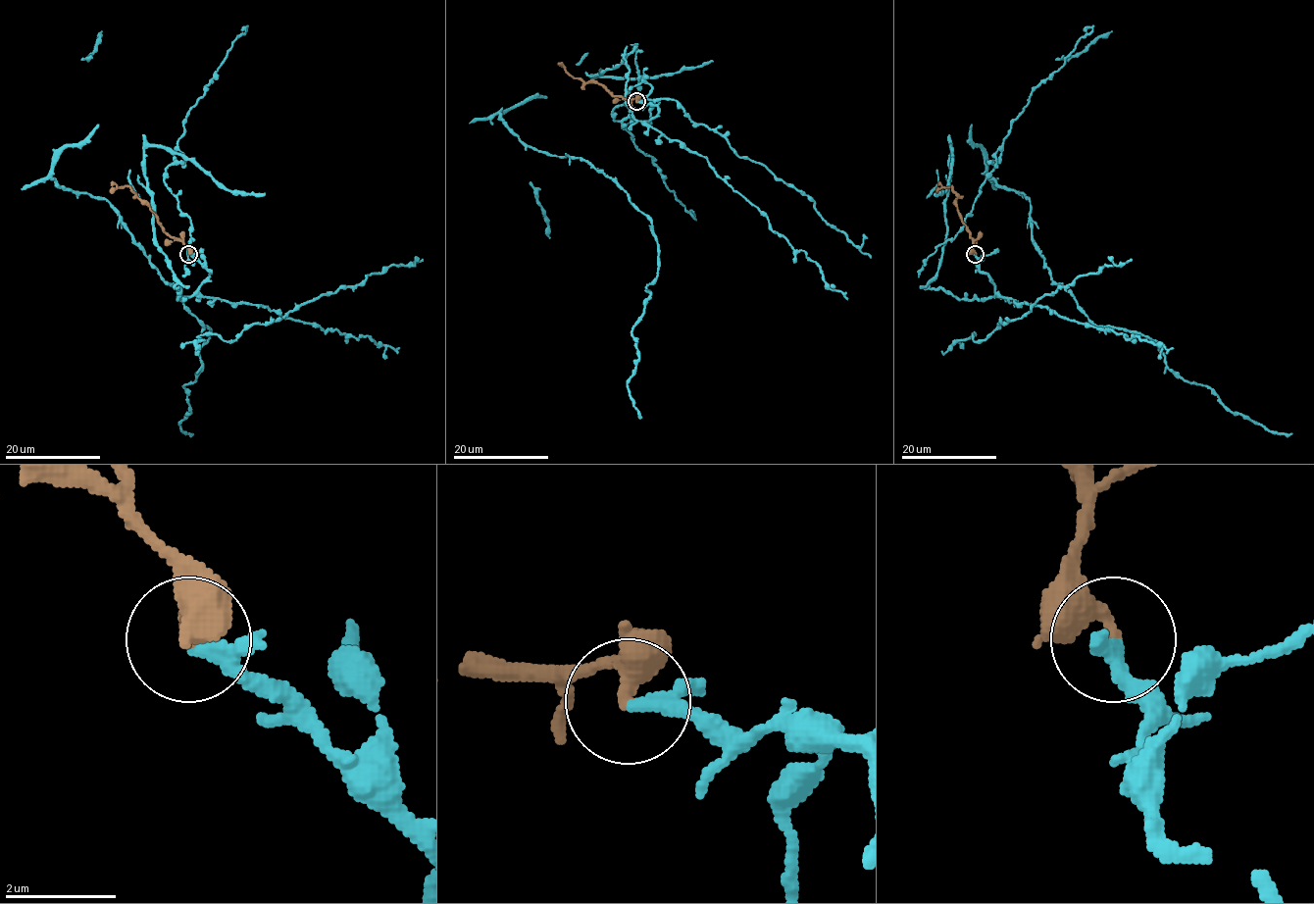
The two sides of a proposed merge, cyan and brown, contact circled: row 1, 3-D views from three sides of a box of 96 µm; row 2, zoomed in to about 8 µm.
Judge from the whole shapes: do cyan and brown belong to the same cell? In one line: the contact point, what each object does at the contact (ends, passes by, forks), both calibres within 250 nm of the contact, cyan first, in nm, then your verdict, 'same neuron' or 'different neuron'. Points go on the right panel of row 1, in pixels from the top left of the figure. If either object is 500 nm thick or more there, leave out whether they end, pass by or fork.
at (975, 254); cyan passes by; brown ends there; 200 nm thick on the cyan side, 360 nm on the other; same neuron

